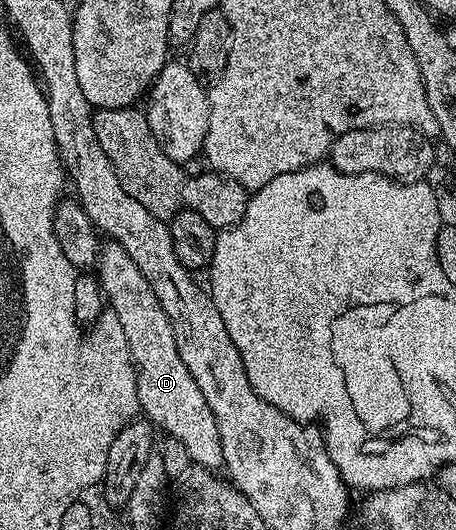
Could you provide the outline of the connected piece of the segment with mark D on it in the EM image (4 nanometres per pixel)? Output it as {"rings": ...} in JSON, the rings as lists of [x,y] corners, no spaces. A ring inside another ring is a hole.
{"rings":[[[107,240],[100,245],[98,270],[99,286],[103,289],[104,296],[107,297],[106,305],[115,313],[117,320],[121,320],[121,328],[125,331],[125,340],[129,344],[131,353],[131,363],[135,365],[135,379],[142,413],[166,437],[181,440],[181,444],[185,444],[185,452],[189,452],[194,465],[218,471],[223,466],[223,449],[221,448],[221,436],[217,432],[217,420],[213,420],[213,412],[209,409],[209,404],[205,404],[205,395],[201,393],[201,388],[197,388],[197,380],[193,380],[189,368],[185,368],[185,360],[181,360],[181,352],[177,352],[173,324],[169,324],[169,316],[165,316],[165,308],[161,308],[161,300],[157,300],[157,292],[153,292],[141,268],[133,264],[133,256],[129,256],[129,252],[125,252],[125,248],[121,248],[119,242]]]}

